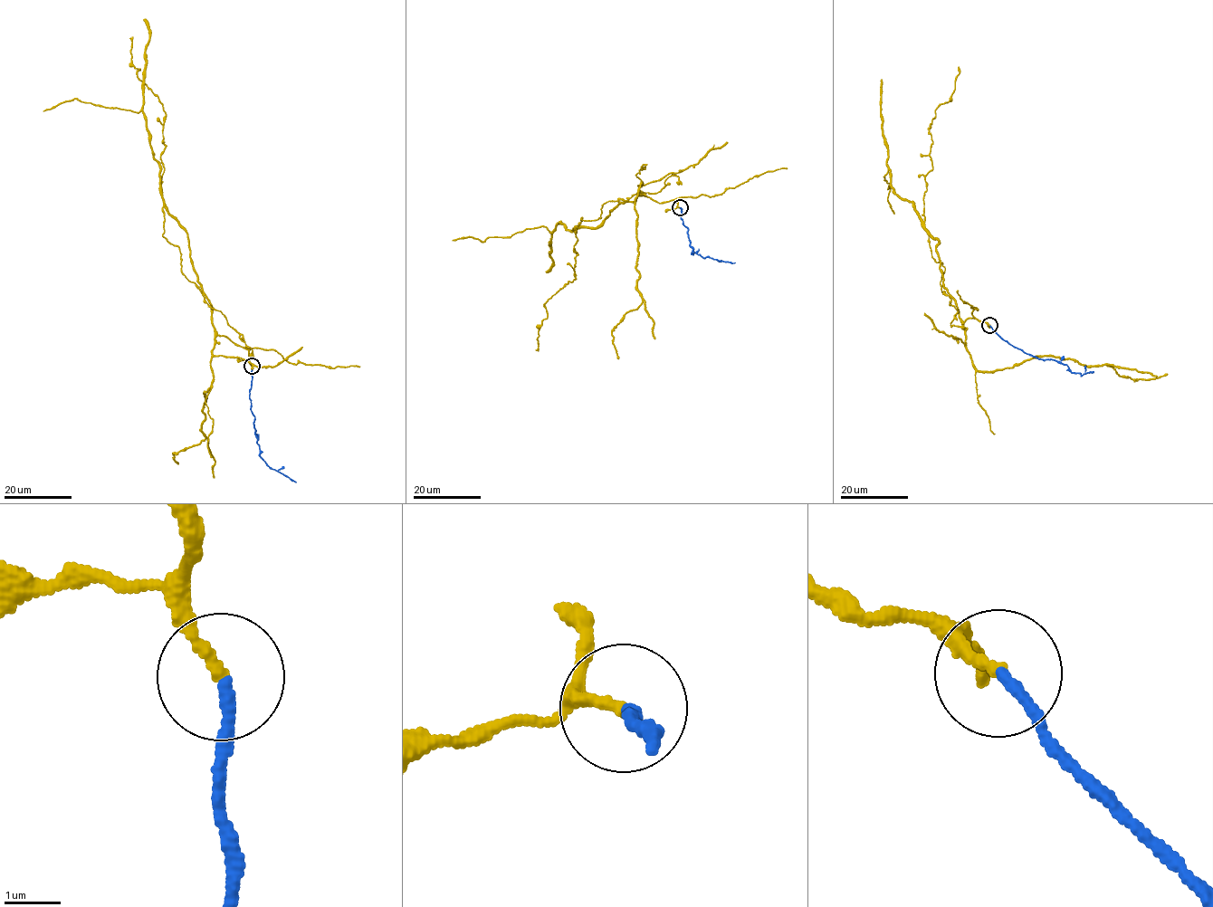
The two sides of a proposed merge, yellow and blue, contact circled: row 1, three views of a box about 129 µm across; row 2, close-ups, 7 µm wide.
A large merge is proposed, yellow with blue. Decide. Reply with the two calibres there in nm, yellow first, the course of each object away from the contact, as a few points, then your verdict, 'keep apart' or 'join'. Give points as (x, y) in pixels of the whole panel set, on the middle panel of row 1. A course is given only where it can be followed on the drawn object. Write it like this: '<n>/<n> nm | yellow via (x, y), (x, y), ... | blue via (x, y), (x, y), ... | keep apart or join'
190/190 nm | yellow via (680, 208), (674, 199), (639, 195), (619, 202), (598, 226), (577, 226), (576, 280), (545, 303), (538, 350) | blue via (680, 208), (683, 224), (688, 229), (690, 247), (695, 253), (704, 258), (735, 262) | keep apart

